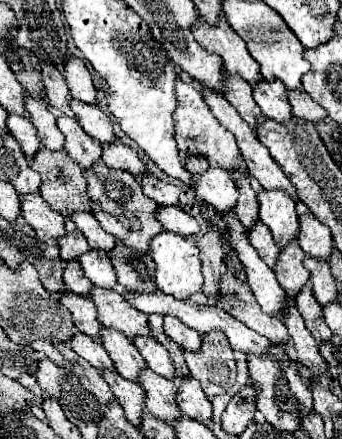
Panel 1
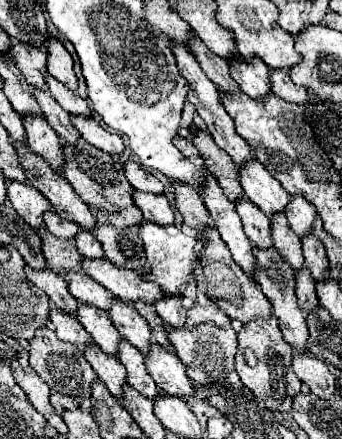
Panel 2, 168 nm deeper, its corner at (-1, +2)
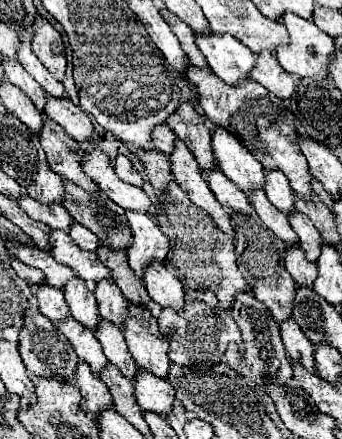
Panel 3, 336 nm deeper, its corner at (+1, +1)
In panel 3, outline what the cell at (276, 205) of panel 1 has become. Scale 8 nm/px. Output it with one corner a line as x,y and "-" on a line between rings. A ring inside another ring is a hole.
222,127
212,129
212,153
222,173
232,179
242,191
252,191
254,187
264,185
264,169
260,161
252,157
252,153

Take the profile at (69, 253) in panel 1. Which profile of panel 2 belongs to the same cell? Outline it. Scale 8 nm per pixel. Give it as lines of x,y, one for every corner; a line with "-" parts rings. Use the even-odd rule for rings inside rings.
54,212
46,214
46,228
48,228
48,232
52,232
56,238
66,238
66,240
72,240
72,238
80,232
78,224
68,222
68,220
60,220

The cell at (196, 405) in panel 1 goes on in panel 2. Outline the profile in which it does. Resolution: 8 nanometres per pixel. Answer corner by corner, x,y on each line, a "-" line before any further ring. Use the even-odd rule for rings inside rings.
154,344
150,354
146,354
146,366
154,382
166,392
174,394
176,398
188,400
196,394
192,380
186,374
186,368
176,358
176,354
168,352
160,344

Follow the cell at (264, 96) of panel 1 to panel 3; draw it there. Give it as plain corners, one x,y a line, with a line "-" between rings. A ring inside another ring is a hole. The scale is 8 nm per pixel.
194,33
194,39
212,73
226,83
238,83
248,77
248,71
254,67
254,53
240,41
232,39
232,35

